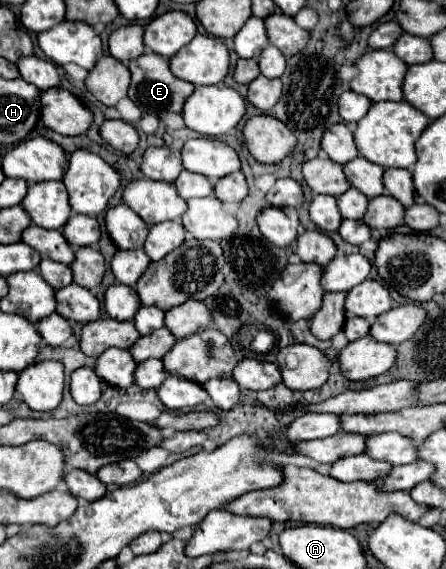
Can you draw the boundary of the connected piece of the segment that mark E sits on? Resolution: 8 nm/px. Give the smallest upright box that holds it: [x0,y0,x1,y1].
[129,52,195,116]

